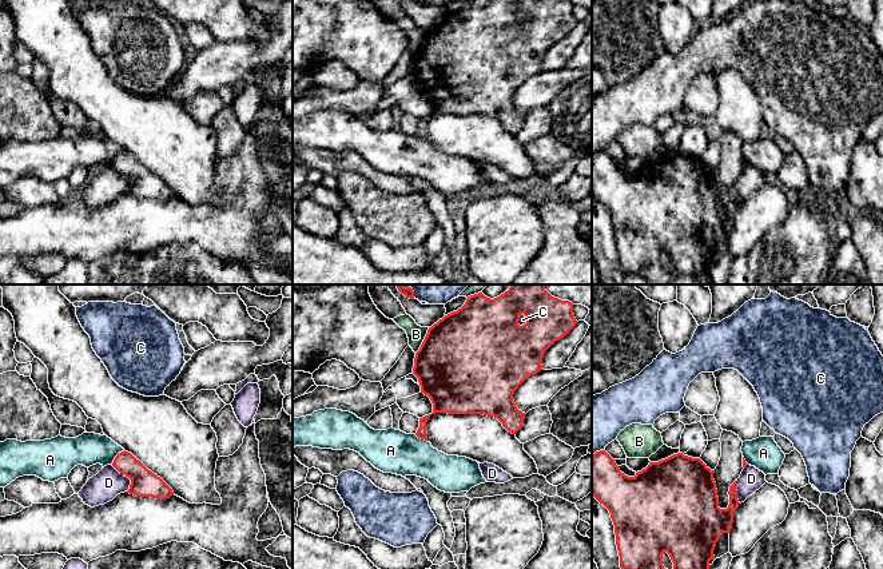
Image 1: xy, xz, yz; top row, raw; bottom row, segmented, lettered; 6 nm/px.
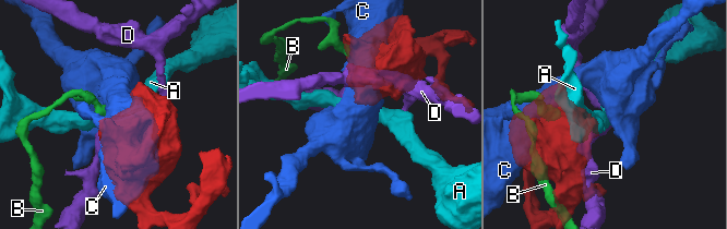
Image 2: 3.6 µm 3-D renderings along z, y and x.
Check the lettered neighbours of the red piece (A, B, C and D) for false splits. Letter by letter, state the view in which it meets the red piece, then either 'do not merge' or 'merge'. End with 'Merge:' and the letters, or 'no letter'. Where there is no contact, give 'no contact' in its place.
A: xy | do not merge
B: xz | do not merge
C: xz | do not merge
D: xy | do not merge
Merge: no letter

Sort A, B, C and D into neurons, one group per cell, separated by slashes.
A / B / C / D

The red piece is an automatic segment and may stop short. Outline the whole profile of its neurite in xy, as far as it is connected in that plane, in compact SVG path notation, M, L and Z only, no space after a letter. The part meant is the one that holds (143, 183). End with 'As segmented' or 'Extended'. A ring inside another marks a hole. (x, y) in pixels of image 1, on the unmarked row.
M126 151L115 158L112 167L131 180L130 190L124 194L156 200L166 200L174 195L172 190L160 178Z. As segmented

